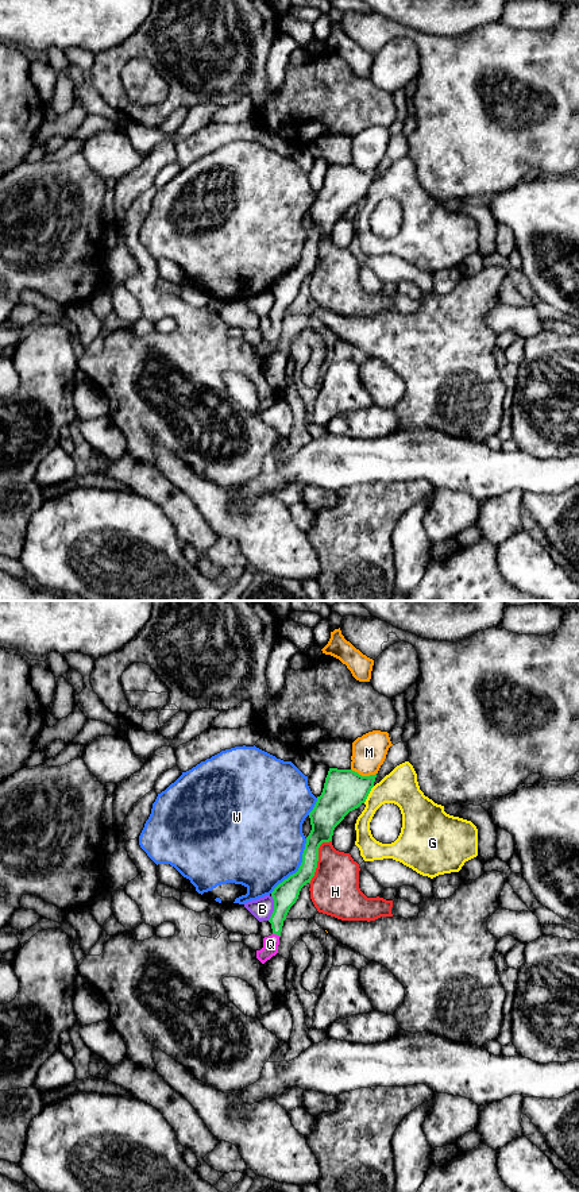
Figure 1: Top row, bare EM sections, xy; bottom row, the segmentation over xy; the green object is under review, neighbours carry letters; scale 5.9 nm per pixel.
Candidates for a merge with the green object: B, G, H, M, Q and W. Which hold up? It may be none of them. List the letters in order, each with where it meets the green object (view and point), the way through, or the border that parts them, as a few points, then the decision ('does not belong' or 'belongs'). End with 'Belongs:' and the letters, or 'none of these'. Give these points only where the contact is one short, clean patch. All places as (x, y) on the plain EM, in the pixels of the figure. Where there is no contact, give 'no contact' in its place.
B: contact xy (274, 303); border xy (271, 290), (273, 308), (267, 315); does not belong
G: contact xy (369, 188); does not belong
H: contact xy (317, 254); does not belong
M: contact xy (363, 172); border xy (351, 164), (362, 170), (375, 169); does not belong
Q: contact xy (276, 328); way xy (285, 289), (277, 313), (276, 328), (270, 339); belongs
W: contact xy (298, 263); does not belong
Belongs: Q

